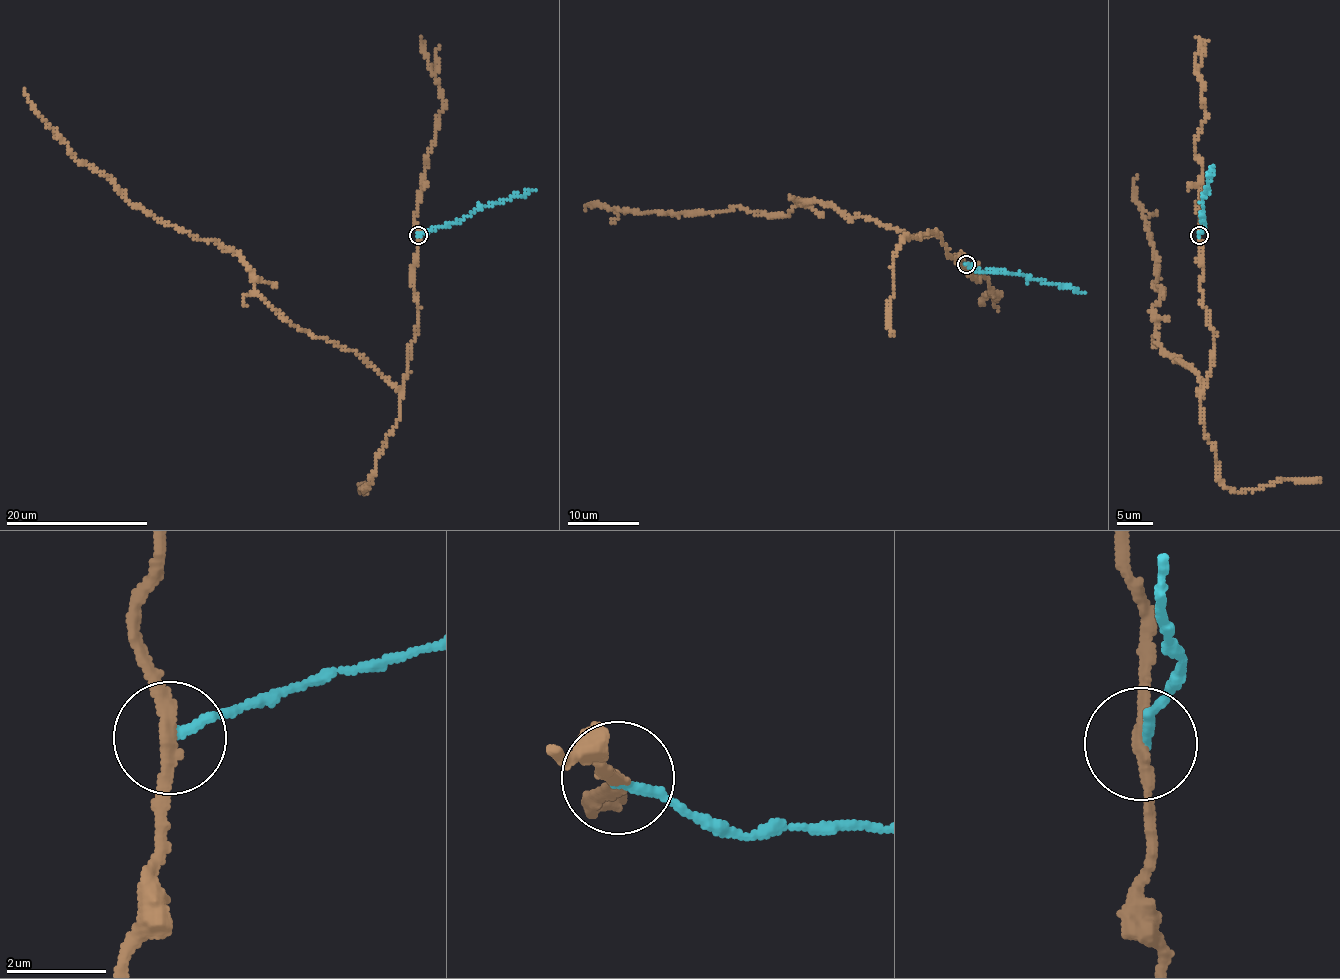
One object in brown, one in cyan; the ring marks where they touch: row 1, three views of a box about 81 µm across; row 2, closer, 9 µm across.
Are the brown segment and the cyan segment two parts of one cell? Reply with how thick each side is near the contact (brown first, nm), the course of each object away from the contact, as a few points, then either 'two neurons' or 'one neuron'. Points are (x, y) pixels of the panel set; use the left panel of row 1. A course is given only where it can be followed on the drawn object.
220 nm thick on the brown side, 190 nm on the other; brown runs (418, 236), (415, 338), (398, 390), (353, 351), (297, 329), (235, 253), (133, 207), (68, 151), (23, 87); cyan runs (418, 236), (458, 222), (477, 210), (508, 201), (513, 195), (522, 197), (535, 189); two neurons

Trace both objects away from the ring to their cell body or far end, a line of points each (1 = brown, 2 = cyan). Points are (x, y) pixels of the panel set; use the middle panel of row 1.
1: (965, 264), (931, 232), (908, 235), (817, 200), (769, 216), (736, 207), (672, 216), (594, 203), (584, 209)
2: (965, 264), (980, 271), (1026, 274), (1084, 294)

